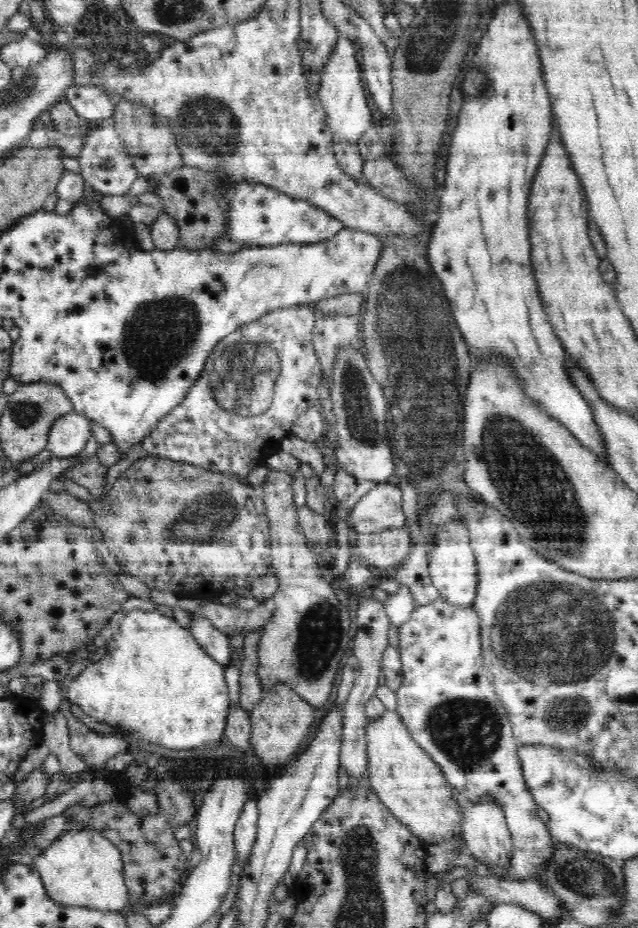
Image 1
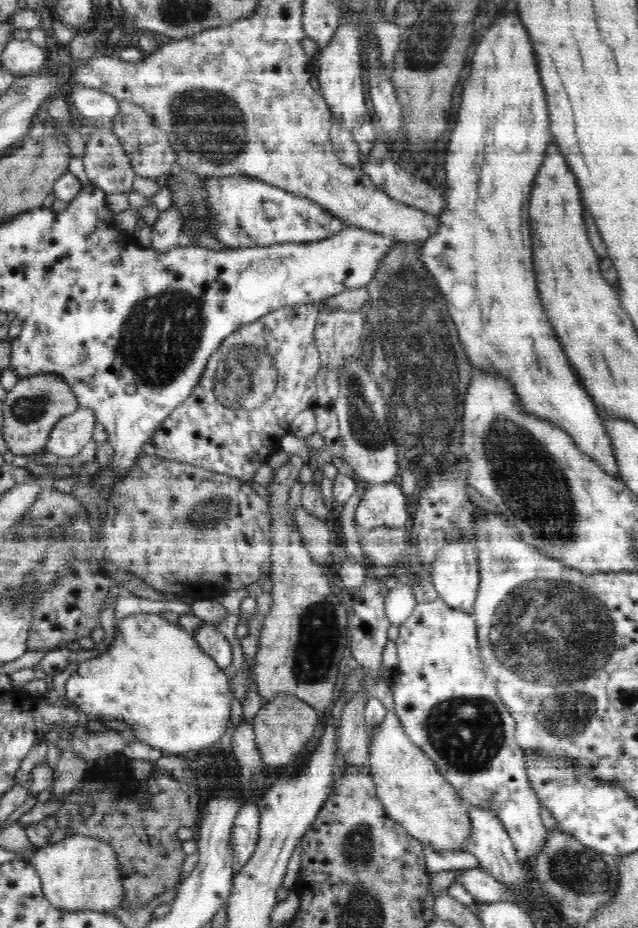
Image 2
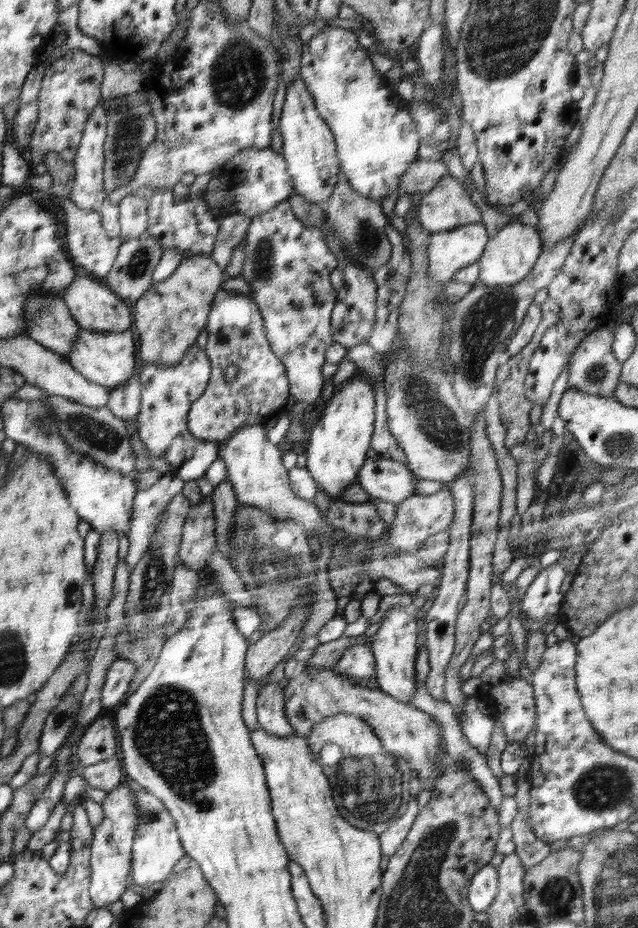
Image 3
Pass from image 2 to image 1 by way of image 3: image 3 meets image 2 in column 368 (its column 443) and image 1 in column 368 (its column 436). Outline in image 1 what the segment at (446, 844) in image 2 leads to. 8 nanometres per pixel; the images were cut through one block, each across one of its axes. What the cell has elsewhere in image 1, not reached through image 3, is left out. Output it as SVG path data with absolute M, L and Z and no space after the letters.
M385 711L366 726L367 780L376 796L389 811L424 843L440 845L448 838L462 835L463 809L458 807L453 786L442 774L440 766L408 733L396 711Z

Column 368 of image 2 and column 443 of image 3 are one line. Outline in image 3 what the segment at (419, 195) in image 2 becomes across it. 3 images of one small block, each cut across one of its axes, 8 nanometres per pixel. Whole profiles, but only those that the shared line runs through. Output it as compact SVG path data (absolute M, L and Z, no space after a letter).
M416 159L401 178L397 192L400 195L404 193L424 194L430 192L441 178L444 178L448 172L447 164L443 160L420 160Z

